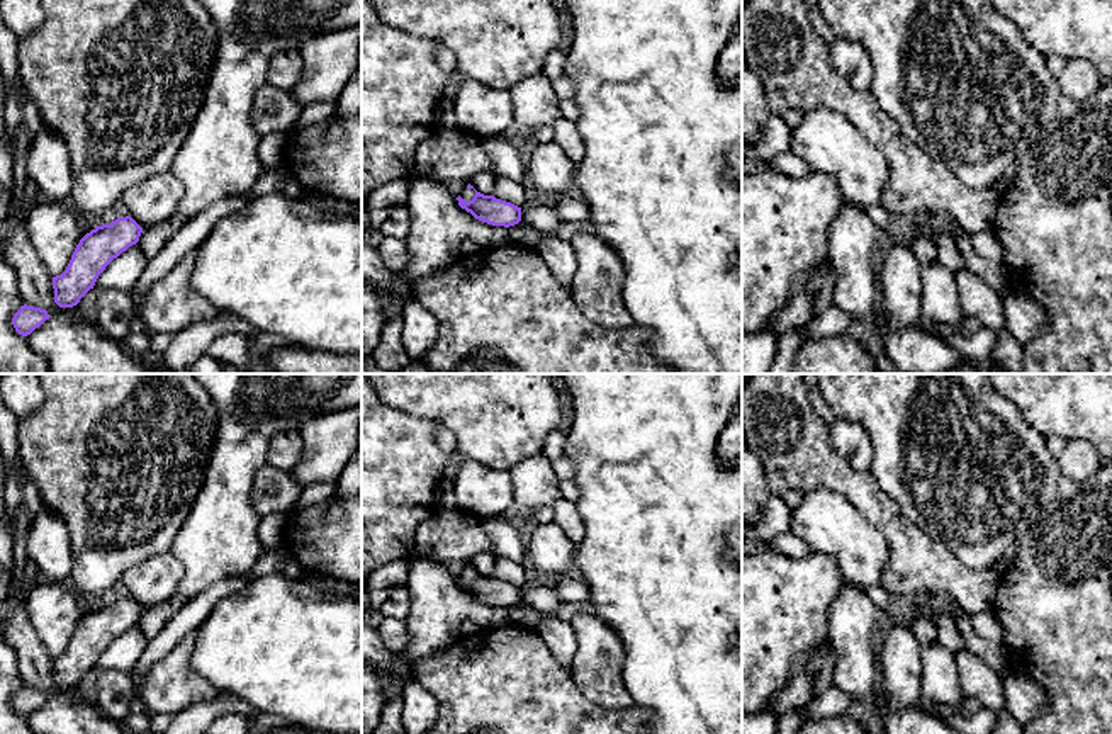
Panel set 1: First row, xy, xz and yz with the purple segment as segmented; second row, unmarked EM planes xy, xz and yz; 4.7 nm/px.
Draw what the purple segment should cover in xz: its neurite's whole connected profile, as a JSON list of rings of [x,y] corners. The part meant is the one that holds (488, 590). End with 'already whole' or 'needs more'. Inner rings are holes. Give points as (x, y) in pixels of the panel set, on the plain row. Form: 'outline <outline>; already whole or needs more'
outline [[[470,564],[457,578],[458,586],[470,593],[475,600],[492,607],[514,607],[521,601],[521,588],[496,579],[494,576],[484,576],[477,573]]]; needs more

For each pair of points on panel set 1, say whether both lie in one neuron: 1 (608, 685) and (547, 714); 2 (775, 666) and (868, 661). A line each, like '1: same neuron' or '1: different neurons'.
1: different neurons
2: different neurons

